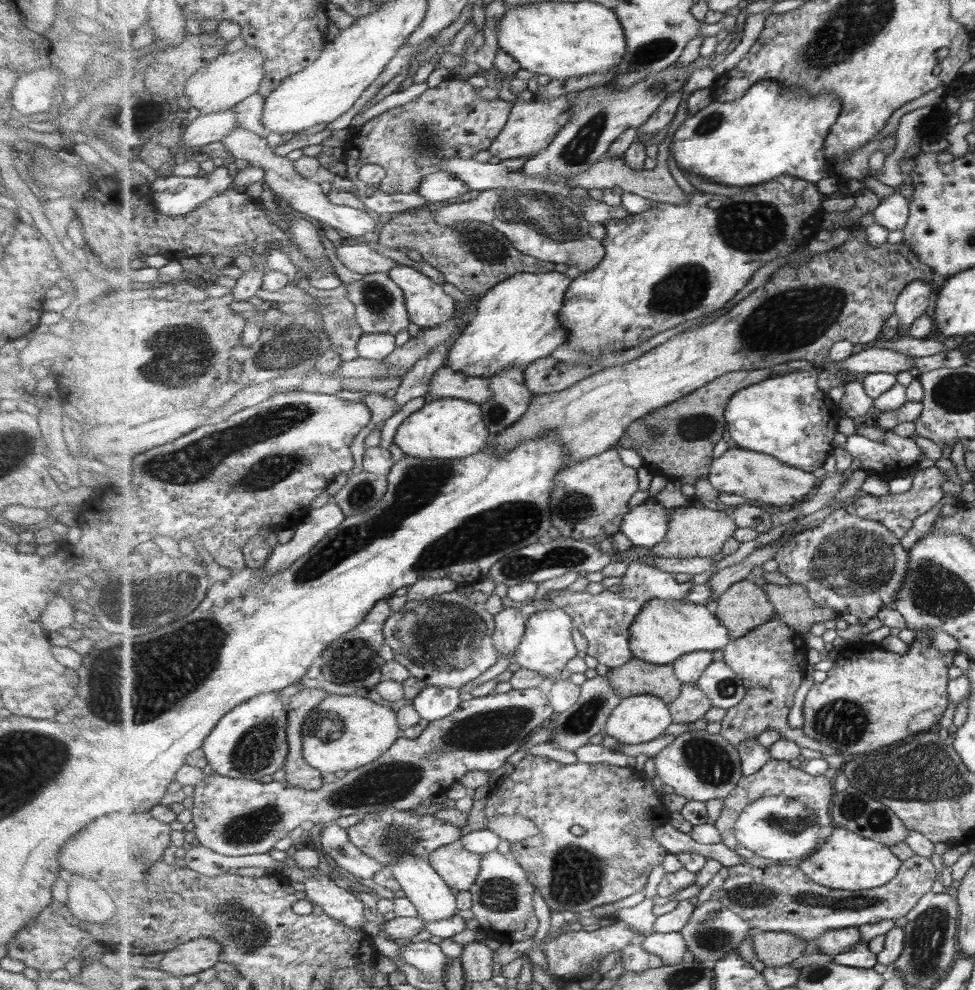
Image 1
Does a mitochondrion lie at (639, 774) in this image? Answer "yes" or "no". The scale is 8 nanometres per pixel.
no

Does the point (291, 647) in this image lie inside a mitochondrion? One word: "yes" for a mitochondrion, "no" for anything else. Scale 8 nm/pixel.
no

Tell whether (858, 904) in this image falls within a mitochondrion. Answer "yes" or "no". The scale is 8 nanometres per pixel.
yes

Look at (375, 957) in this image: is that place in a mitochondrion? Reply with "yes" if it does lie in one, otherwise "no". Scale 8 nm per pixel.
no

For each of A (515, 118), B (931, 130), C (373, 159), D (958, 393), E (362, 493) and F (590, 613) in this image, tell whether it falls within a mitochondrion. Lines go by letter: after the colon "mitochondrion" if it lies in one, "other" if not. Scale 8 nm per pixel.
A: other
B: other
C: other
D: mitochondrion
E: mitochondrion
F: other

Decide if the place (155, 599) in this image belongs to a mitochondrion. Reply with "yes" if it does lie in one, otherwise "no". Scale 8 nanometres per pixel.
yes

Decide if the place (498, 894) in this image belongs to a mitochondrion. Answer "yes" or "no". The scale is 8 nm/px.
yes

